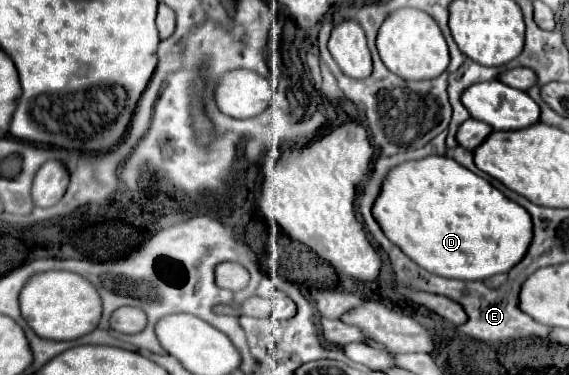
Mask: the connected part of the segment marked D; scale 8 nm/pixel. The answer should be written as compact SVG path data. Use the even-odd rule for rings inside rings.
M431 155L417 161L405 161L391 169L387 179L383 179L379 197L373 203L373 217L387 239L391 239L391 243L397 245L407 257L411 257L423 269L449 279L483 281L497 273L509 273L509 269L523 259L531 243L529 213L515 201L507 199L487 179L475 175L449 157Z

